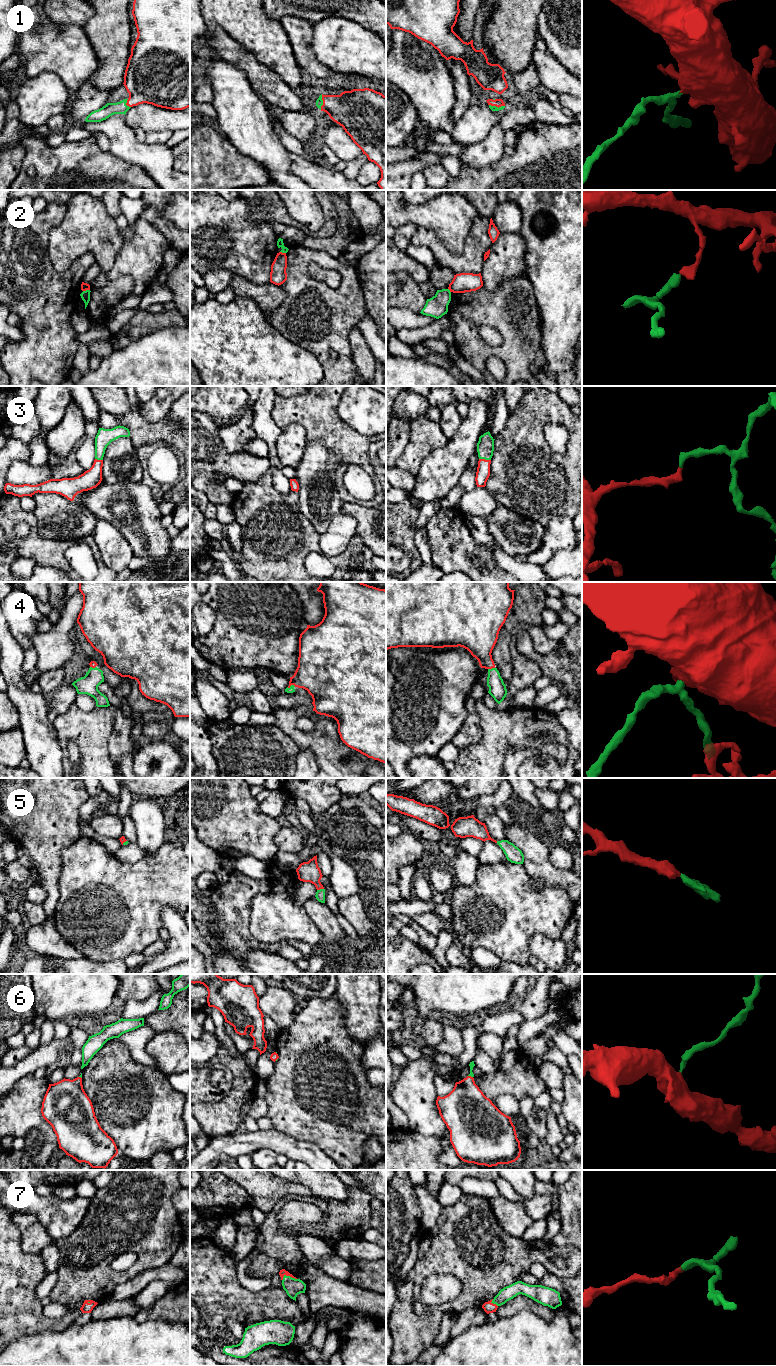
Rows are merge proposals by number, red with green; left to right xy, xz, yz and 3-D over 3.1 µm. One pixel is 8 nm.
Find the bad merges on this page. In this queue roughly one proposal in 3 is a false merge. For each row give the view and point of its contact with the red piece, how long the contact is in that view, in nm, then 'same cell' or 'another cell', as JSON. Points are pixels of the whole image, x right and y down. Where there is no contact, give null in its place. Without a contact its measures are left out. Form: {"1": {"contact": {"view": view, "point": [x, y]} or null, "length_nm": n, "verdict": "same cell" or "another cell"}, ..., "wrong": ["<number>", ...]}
{"1": {"contact": {"view": "xz", "point": [323, 102]}, "length_nm": 130, "verdict": "same cell"}, "2": {"contact": {"view": "xy", "point": [86, 289]}, "length_nm": 60, "verdict": "another cell"}, "3": {"contact": {"view": "yz", "point": [484, 459]}, "length_nm": 100, "verdict": "same cell"}, "4": {"contact": {"view": "yz", "point": [491, 668]}, "length_nm": 60, "verdict": "same cell"}, "5": {"contact": {"view": "xz", "point": [320, 888]}, "length_nm": 60, "verdict": "same cell"}, "6": {"contact": {"view": "yz", "point": [470, 1076]}, "length_nm": 40, "verdict": "same cell"}, "7": {"contact": {"view": "xz", "point": [289, 1275]}, "length_nm": 120, "verdict": "same cell"}, "wrong": ["2"]}

